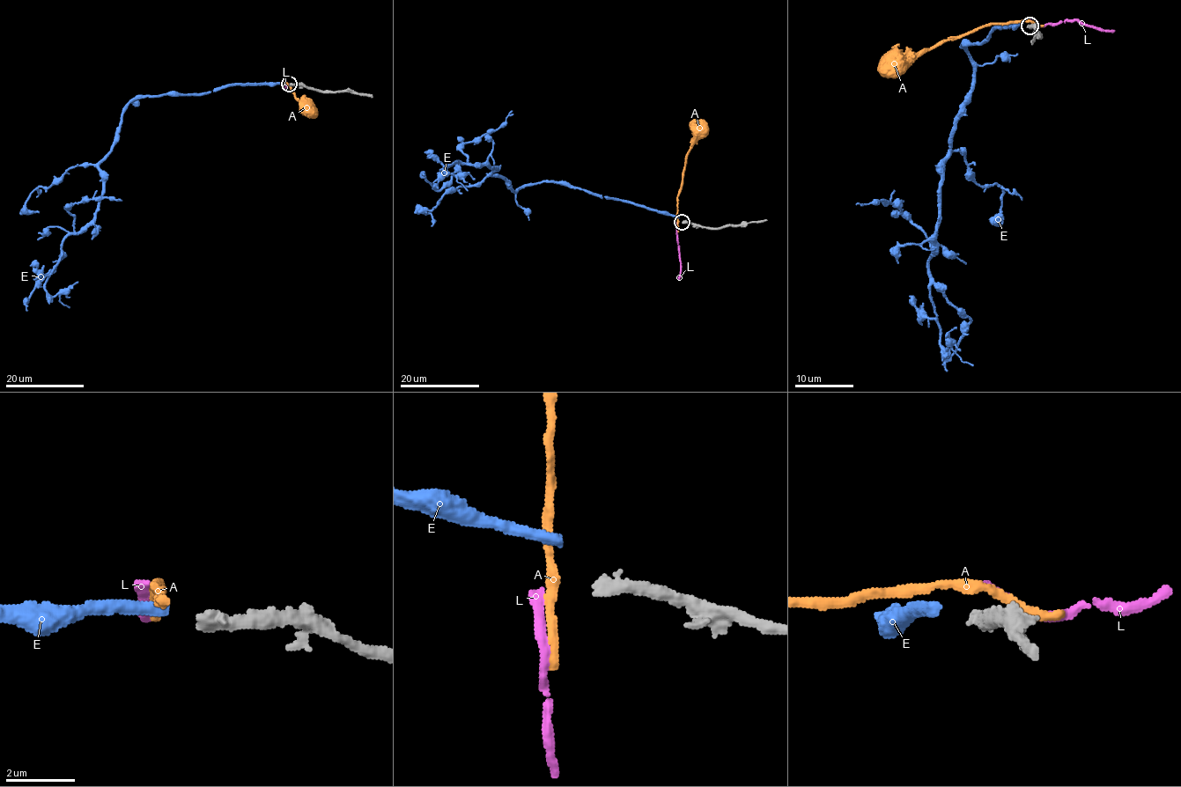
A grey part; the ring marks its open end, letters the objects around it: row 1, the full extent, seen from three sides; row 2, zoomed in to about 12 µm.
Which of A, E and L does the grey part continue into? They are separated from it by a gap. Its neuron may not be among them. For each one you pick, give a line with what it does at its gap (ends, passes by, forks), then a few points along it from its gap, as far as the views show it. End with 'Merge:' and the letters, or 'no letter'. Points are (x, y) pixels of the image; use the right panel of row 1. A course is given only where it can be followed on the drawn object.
Merge: no letter

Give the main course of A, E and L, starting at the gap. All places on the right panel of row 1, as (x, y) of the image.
A: (1028, 22), (991, 22), (942, 40), (929, 48), (906, 53), (895, 63)
E: (1023, 24), (962, 47), (973, 85), (944, 164), (928, 263), (945, 349), (955, 327)
L: (1032, 22), (1046, 25), (1061, 21), (1081, 21), (1114, 31)

